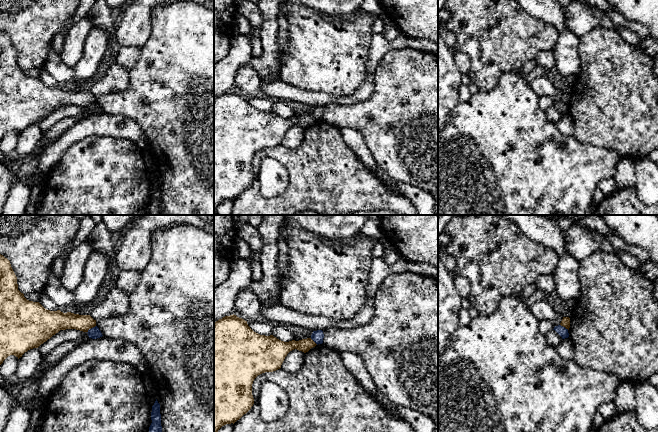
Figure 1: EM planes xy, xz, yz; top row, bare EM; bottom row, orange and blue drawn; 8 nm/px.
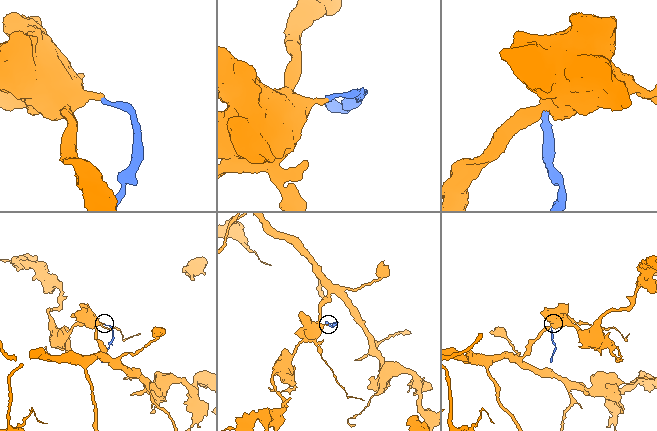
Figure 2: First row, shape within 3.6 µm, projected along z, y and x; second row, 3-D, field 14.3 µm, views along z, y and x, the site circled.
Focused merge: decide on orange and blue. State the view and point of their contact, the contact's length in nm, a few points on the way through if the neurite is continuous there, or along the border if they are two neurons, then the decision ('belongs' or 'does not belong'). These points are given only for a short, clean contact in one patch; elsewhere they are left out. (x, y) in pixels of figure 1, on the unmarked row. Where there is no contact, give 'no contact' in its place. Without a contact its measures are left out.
xy (90, 104) | 90 nm | along xy (95, 101), (87, 108) | does not belong

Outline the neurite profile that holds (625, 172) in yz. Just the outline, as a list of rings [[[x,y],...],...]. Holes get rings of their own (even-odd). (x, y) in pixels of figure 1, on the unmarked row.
[[[625,158],[621,163],[617,164],[613,179],[617,188],[634,187],[636,184],[635,161]]]

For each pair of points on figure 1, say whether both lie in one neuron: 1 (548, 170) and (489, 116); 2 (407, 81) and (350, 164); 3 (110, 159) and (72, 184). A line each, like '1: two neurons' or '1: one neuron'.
1: one neuron
2: two neurons
3: one neuron

